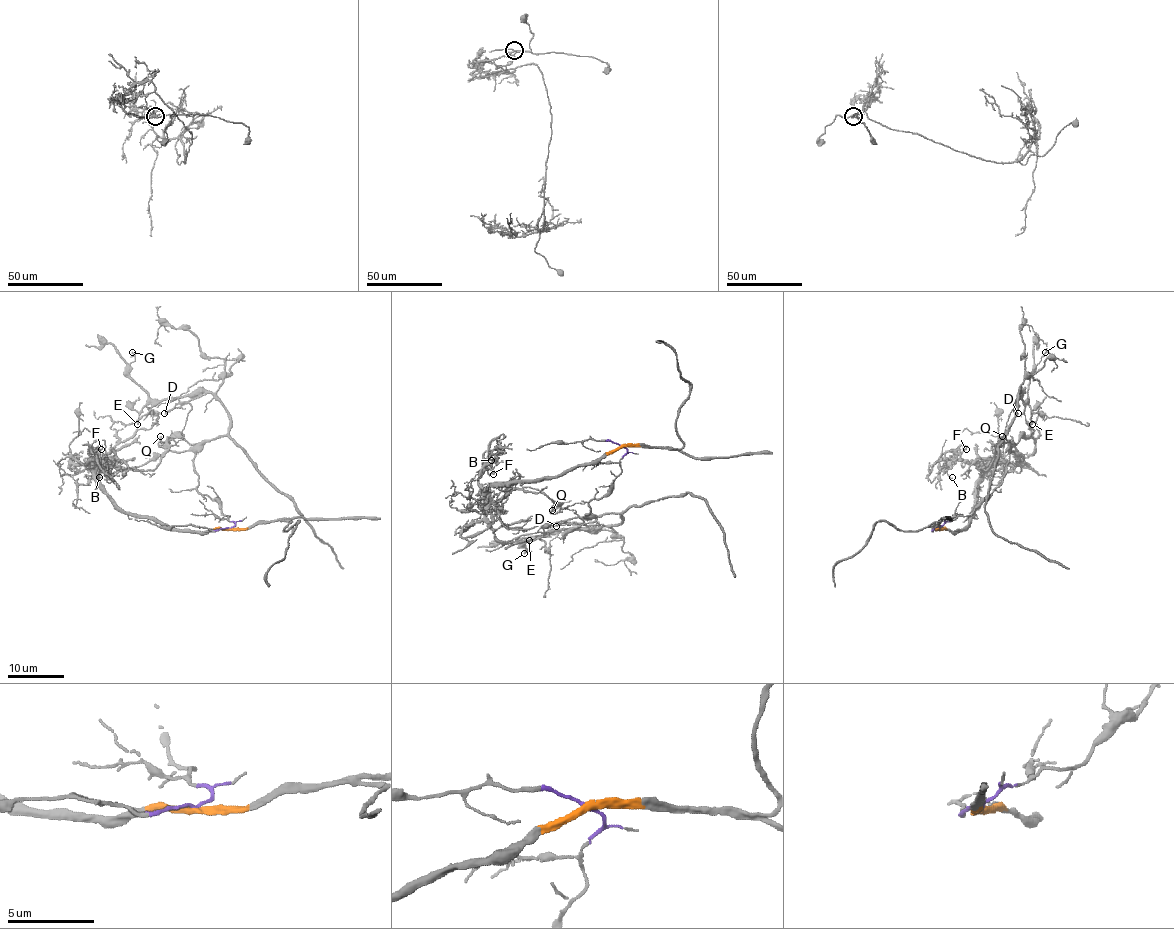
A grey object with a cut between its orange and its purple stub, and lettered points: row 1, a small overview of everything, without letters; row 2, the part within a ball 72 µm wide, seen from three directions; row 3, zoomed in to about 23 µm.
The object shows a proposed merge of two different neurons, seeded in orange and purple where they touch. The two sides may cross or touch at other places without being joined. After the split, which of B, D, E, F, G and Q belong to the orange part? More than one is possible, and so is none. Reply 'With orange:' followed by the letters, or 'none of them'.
With orange: B, F, Q

